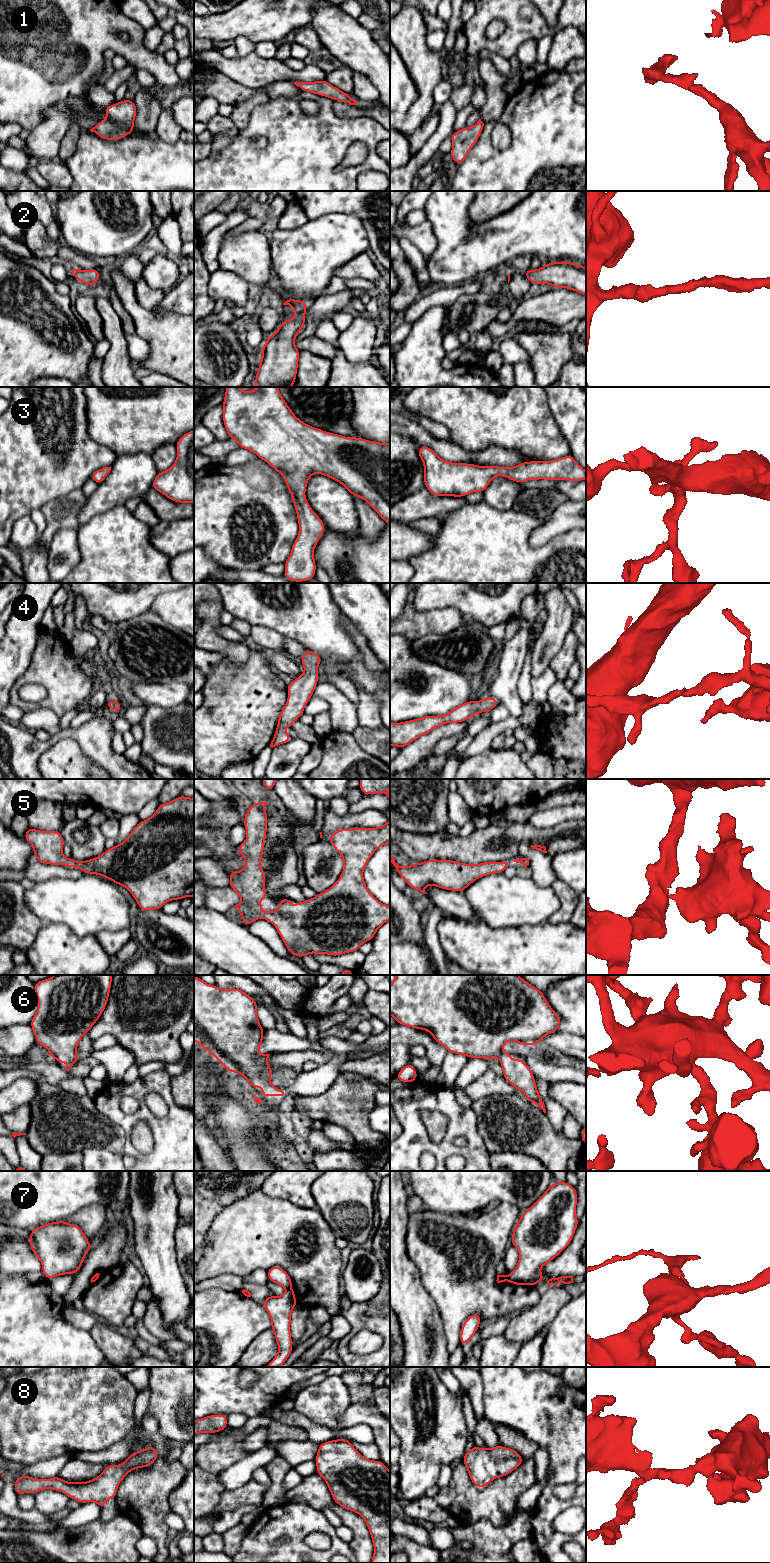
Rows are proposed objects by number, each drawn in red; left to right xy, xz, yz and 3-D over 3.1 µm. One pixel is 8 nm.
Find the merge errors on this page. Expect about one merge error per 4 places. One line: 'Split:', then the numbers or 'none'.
Split: 7

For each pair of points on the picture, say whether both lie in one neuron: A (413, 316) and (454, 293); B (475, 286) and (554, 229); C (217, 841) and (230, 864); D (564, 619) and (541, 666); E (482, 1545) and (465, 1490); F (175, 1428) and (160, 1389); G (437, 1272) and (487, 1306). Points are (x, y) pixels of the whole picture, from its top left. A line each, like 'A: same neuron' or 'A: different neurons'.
A: same neuron
B: different neurons
C: same neuron
D: same neuron
E: different neurons
F: same neuron
G: same neuron

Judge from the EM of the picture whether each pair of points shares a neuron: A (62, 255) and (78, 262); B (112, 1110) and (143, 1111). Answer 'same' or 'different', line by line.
A: same
B: same

